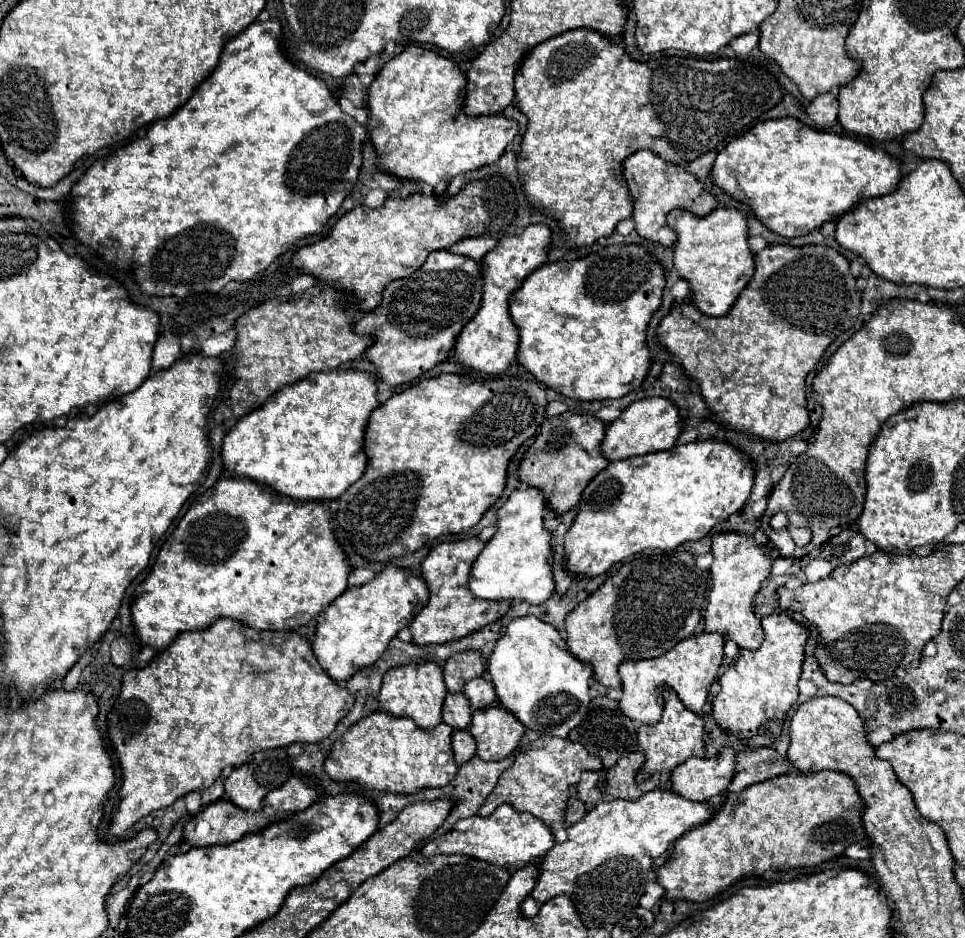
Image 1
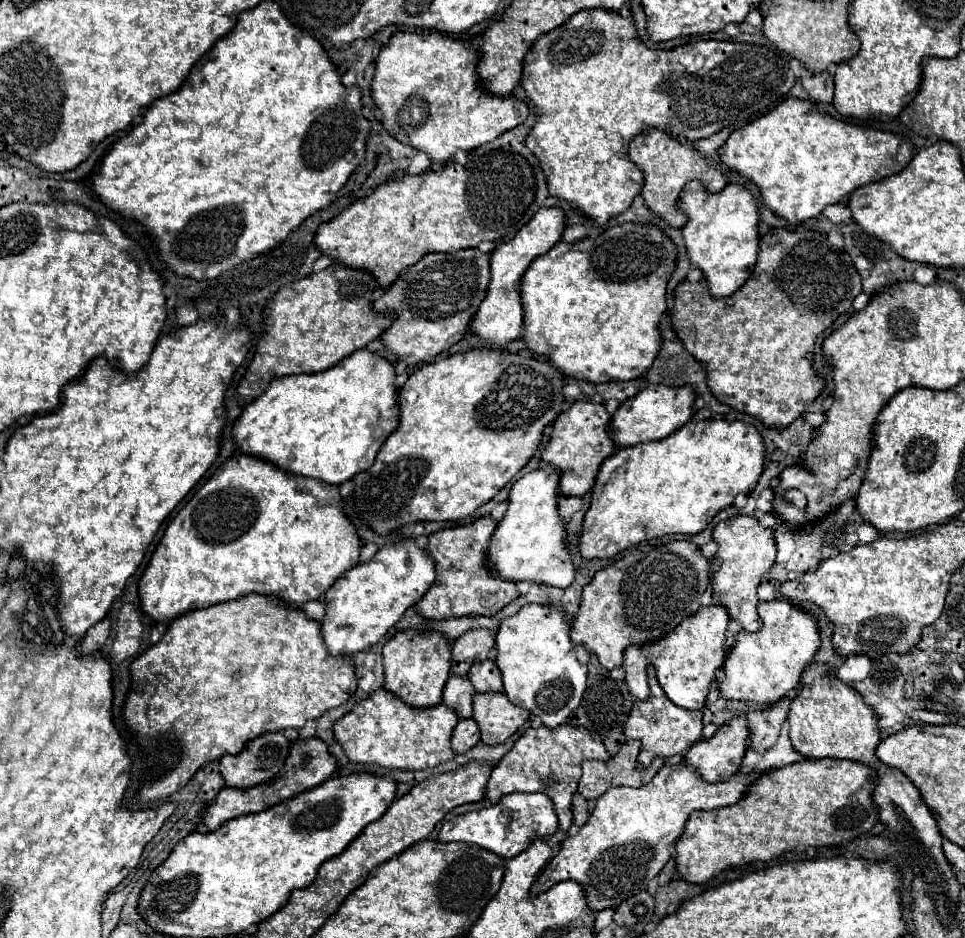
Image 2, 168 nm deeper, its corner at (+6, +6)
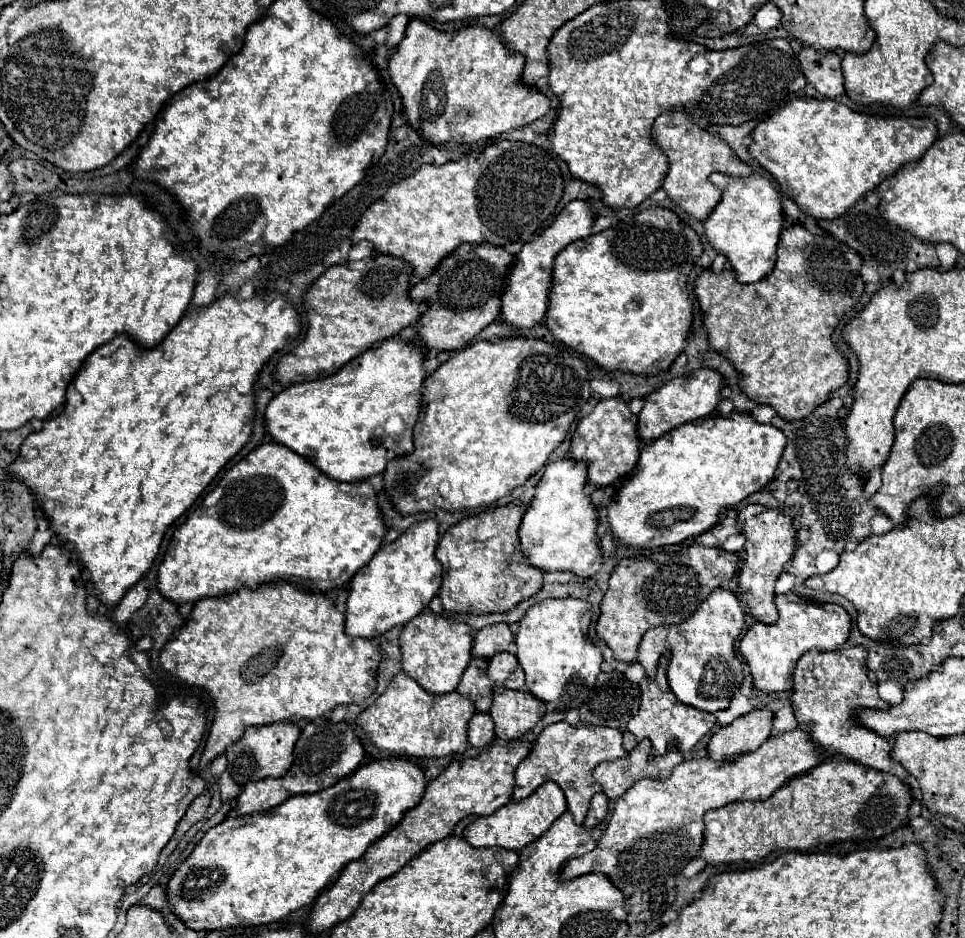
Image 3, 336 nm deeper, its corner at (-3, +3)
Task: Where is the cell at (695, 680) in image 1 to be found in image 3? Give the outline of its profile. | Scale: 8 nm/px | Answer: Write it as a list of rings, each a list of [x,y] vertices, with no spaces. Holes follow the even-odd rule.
[[[717,587],[717,591],[713,591],[709,599],[705,599],[705,603],[701,603],[701,607],[689,619],[685,619],[685,623],[679,623],[677,627],[655,627],[653,631],[647,631],[645,639],[641,639],[637,661],[645,667],[647,675],[653,677],[659,657],[663,651],[671,649],[673,655],[667,679],[677,699],[707,713],[723,711],[729,707],[731,697],[743,679],[743,659],[735,651],[735,641],[741,635],[743,625],[745,609],[737,595],[733,591]]]

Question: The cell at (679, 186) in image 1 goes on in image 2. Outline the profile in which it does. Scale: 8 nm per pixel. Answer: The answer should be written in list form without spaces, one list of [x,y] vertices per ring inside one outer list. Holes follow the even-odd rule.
[[[642,132],[638,134],[632,142],[630,142],[630,150],[628,150],[630,160],[642,170],[644,174],[644,186],[642,186],[642,198],[646,208],[658,216],[660,220],[664,220],[668,226],[672,228],[682,228],[686,224],[686,216],[682,212],[676,212],[676,200],[678,194],[682,192],[682,188],[692,182],[698,180],[704,184],[704,188],[712,194],[724,190],[724,186],[728,184],[728,178],[720,172],[718,166],[708,164],[704,158],[700,158],[698,150],[694,150],[692,146],[670,138],[664,132]]]

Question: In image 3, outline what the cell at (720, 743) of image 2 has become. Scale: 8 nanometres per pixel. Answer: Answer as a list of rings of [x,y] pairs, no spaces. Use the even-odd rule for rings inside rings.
[[[753,709],[751,713],[737,717],[733,723],[719,727],[709,741],[709,757],[713,759],[735,759],[743,753],[755,751],[771,735],[773,713],[763,709]]]

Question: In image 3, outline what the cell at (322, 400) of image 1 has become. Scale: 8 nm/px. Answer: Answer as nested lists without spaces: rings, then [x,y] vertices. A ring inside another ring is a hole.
[[[397,337],[385,339],[351,359],[335,375],[285,387],[267,407],[267,433],[273,437],[273,441],[293,449],[331,479],[361,481],[379,475],[385,471],[391,459],[413,451],[413,425],[417,423],[421,411],[421,387],[429,375],[423,363],[425,353],[417,345]]]

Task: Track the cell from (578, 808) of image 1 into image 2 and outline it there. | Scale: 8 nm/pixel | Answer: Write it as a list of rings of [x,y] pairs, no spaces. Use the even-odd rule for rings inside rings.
[[[574,794],[574,800],[572,800],[572,814],[574,814],[574,826],[582,826],[586,820],[588,820],[588,802],[582,794]]]

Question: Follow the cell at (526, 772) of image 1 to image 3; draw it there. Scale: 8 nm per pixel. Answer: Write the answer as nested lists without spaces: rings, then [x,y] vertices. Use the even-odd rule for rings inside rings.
[[[559,721],[555,725],[545,727],[545,731],[537,737],[535,747],[525,757],[525,761],[515,771],[515,789],[513,789],[513,801],[521,801],[529,797],[539,785],[547,781],[559,783],[567,797],[567,809],[573,813],[575,823],[583,823],[585,813],[589,809],[589,801],[595,793],[601,791],[599,783],[593,779],[591,771],[611,759],[625,757],[627,751],[621,745],[621,731],[611,727],[595,727],[589,723],[577,723],[569,725],[567,721]]]

